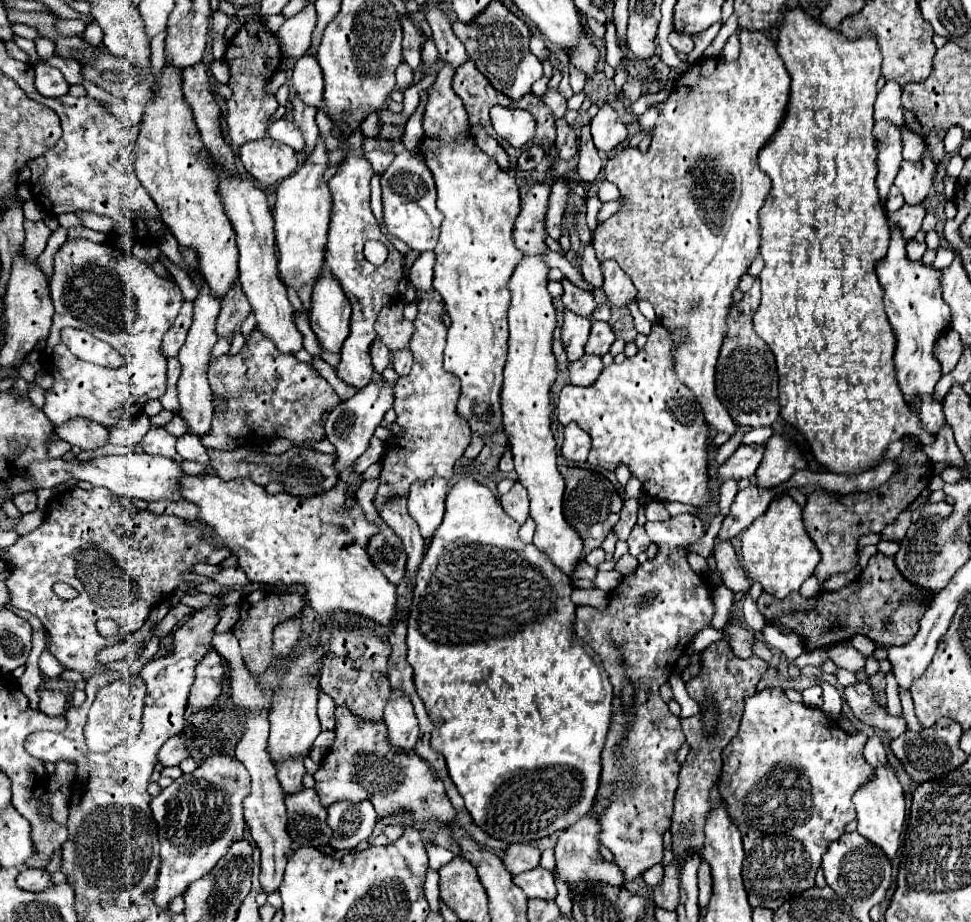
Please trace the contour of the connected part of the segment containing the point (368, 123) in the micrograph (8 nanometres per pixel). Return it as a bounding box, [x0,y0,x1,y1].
[363,112,381,138]

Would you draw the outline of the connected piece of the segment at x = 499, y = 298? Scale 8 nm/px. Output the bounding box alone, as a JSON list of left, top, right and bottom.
[421,66,523,436]

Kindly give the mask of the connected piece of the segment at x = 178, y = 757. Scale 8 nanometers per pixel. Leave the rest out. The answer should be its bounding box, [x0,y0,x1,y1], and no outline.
[157,728,189,766]

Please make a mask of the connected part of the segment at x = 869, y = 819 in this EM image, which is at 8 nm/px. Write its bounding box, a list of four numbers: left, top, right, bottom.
[853,766,905,862]

